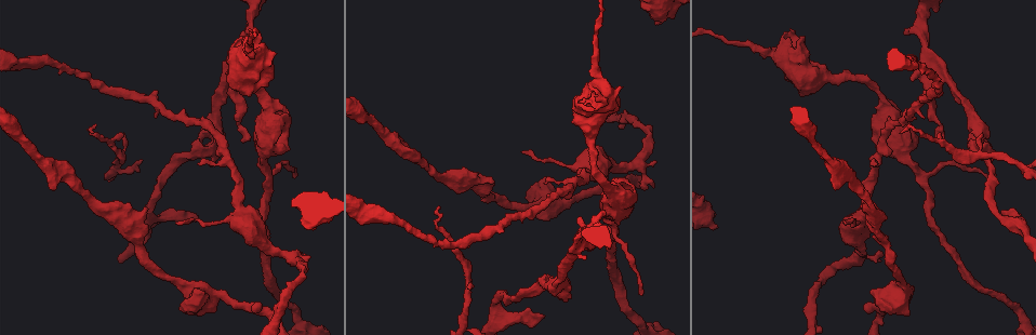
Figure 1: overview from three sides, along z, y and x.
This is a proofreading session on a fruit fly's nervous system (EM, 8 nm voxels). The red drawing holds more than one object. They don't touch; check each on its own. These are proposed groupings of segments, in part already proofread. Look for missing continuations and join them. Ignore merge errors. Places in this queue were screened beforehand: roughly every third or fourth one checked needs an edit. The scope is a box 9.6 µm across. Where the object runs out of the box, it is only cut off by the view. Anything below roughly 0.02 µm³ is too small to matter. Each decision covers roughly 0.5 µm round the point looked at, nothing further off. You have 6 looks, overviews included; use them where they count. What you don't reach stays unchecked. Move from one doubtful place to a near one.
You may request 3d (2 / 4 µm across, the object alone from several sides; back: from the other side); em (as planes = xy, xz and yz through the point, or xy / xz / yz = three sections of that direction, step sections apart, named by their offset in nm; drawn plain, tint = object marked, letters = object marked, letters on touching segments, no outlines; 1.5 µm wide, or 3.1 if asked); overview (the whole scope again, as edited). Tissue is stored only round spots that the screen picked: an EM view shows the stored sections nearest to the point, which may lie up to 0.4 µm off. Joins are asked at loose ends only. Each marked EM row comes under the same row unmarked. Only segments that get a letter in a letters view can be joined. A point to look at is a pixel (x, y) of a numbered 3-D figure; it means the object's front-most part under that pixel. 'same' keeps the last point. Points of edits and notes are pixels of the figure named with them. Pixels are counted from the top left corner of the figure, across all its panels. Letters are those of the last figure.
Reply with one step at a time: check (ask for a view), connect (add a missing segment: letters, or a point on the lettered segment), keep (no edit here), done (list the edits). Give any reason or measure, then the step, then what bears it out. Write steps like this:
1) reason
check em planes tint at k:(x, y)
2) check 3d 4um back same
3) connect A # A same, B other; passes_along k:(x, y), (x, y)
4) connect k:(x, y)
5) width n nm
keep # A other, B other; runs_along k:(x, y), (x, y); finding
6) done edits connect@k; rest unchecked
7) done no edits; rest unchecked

an open end
check em planes letters at 1:(544, 315)

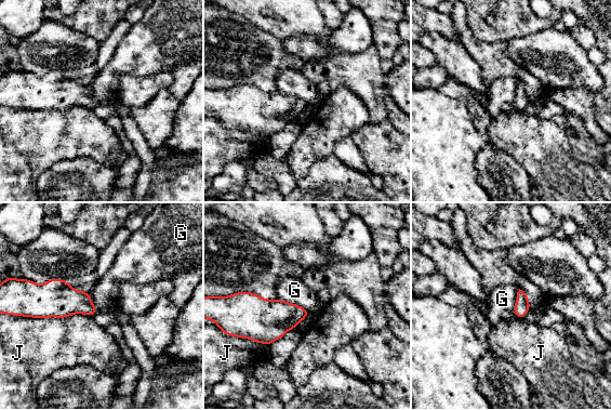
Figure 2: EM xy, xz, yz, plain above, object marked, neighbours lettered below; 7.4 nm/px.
keep # G other, J other; border 2:(278, 298), (302, 305), (310, 315); none of them fits

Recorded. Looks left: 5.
branch stops here
check em xy step 8 letters at 1:(476, 174)

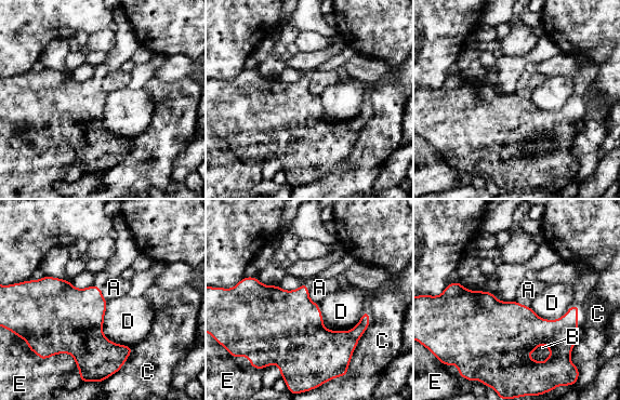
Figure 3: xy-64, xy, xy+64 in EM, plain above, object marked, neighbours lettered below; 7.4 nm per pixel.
check em planes letters same

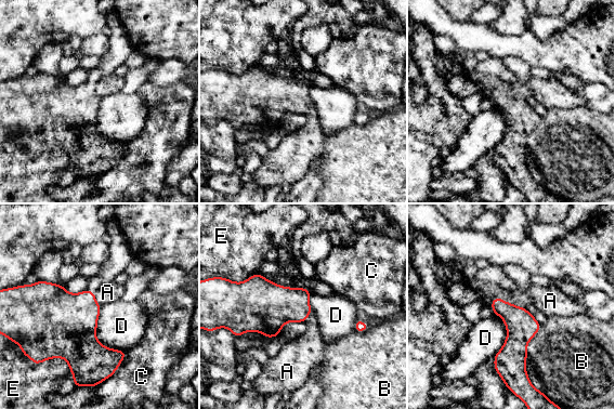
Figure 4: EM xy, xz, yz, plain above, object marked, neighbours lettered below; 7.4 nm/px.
longest_contact D 400 nm
keep # A other, B other, C other, D other, E other; border 4:(101, 306), (95, 337), (127, 352); no lettered segment goes on from it

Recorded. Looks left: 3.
stops while still wide
check 3d 4um at 1:(716, 224)

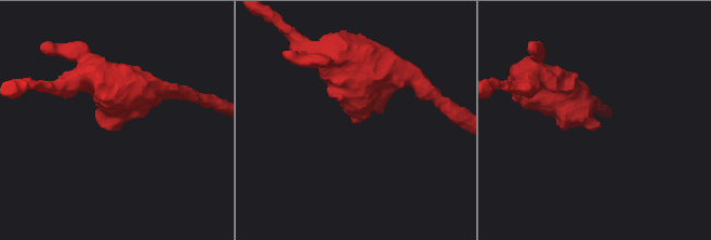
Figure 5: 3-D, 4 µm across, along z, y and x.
need the tissue
check em xz step 8 letters at 5:(597, 122)

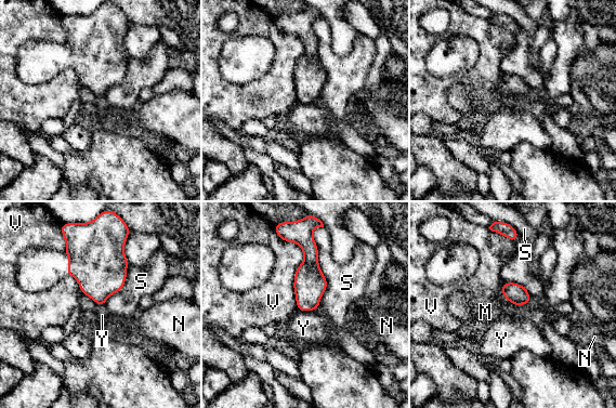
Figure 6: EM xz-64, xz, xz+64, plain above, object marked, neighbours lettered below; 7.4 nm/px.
check em planes letters same

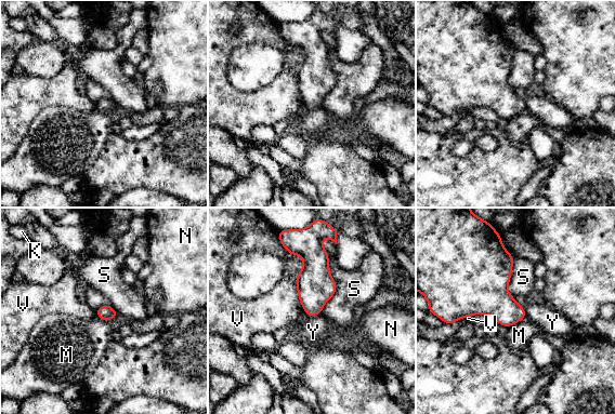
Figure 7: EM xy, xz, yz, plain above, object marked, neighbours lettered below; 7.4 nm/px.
keep # K other, M other, N other, S other, V other, Y other; border 7:(321, 314), (306, 318); none of them fits

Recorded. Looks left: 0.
done no edits; rest unchecked

